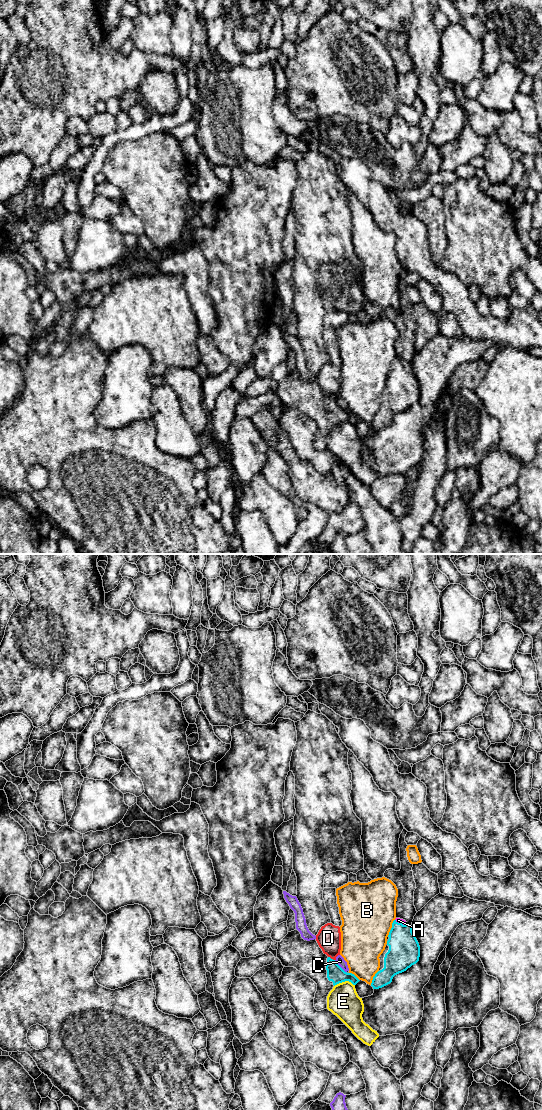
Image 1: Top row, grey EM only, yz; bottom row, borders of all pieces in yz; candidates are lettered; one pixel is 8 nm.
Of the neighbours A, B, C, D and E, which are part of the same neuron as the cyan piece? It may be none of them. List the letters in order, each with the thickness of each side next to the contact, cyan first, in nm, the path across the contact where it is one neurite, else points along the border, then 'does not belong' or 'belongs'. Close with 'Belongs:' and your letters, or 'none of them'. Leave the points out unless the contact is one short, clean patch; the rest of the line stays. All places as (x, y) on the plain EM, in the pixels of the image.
A: 260/40 nm | belongs
B: 260/440 nm | does not belong
C: 140/70 nm | does not belong
D: 140/190 nm | along yz (328, 396), (334, 400) | does not belong
E: 140/260 nm | does not belong
Belongs: A

